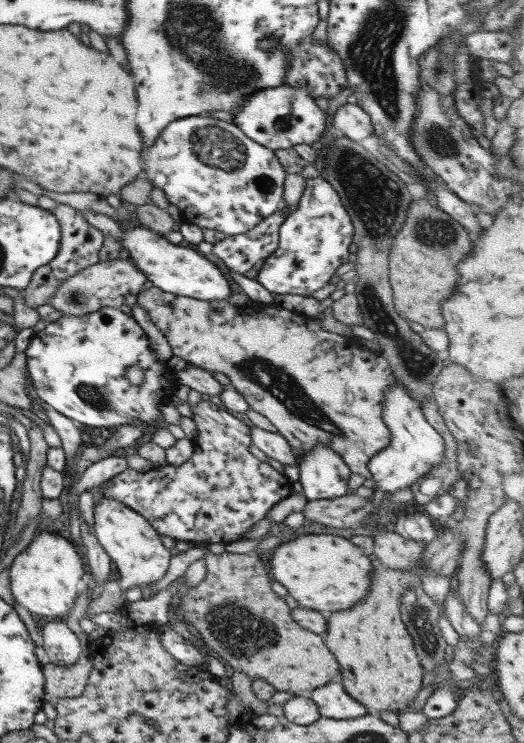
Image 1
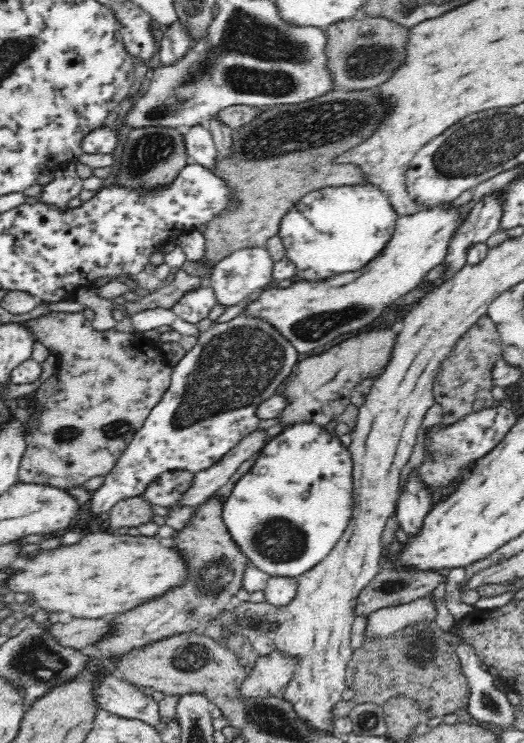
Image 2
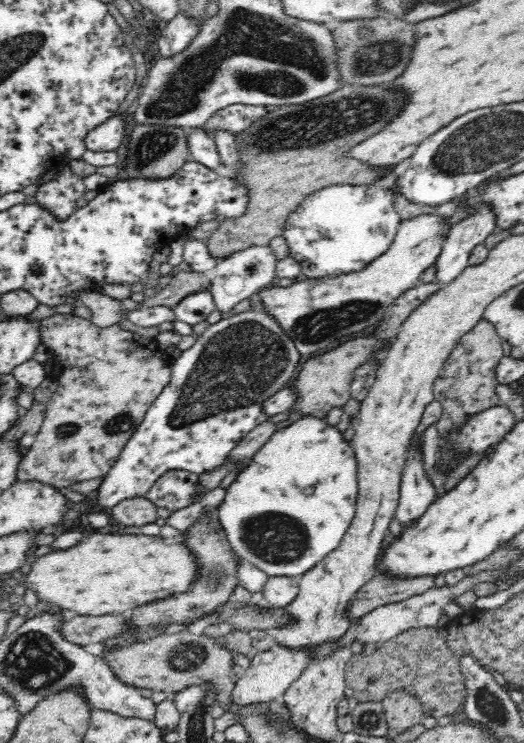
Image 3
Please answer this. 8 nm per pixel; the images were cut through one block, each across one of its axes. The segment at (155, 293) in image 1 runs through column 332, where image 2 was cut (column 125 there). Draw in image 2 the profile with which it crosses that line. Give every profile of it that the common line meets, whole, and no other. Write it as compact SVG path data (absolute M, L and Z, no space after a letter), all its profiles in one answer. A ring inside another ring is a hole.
M48 311L20 325L32 331L35 340L42 342L50 352L62 354L62 361L56 372L56 390L47 398L39 416L39 425L32 432L33 439L21 459L19 482L69 490L82 487L91 478L108 475L170 386L173 369L166 365L166 355L160 343L136 332L117 332L114 329L100 332L92 327L82 311Z

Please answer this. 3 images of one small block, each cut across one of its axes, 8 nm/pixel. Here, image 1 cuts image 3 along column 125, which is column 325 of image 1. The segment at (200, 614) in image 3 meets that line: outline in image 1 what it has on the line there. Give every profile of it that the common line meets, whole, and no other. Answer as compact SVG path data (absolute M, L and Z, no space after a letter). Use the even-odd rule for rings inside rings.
M377 568L371 576L371 590L359 604L327 616L325 646L339 664L345 692L359 702L368 715L405 713L421 690L423 669L411 637L399 620L397 606L401 593L420 582L414 573Z

